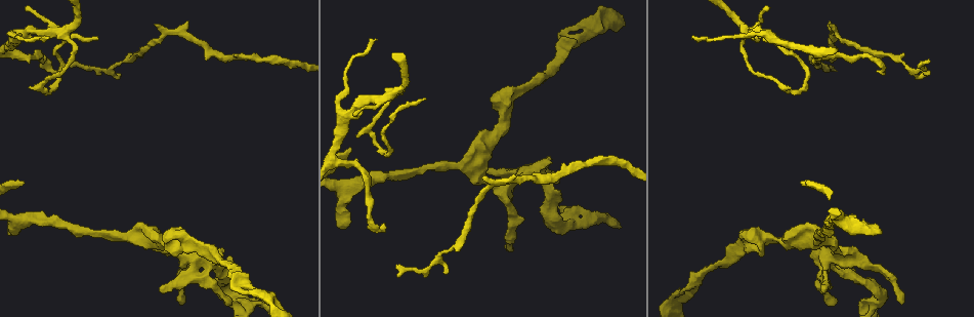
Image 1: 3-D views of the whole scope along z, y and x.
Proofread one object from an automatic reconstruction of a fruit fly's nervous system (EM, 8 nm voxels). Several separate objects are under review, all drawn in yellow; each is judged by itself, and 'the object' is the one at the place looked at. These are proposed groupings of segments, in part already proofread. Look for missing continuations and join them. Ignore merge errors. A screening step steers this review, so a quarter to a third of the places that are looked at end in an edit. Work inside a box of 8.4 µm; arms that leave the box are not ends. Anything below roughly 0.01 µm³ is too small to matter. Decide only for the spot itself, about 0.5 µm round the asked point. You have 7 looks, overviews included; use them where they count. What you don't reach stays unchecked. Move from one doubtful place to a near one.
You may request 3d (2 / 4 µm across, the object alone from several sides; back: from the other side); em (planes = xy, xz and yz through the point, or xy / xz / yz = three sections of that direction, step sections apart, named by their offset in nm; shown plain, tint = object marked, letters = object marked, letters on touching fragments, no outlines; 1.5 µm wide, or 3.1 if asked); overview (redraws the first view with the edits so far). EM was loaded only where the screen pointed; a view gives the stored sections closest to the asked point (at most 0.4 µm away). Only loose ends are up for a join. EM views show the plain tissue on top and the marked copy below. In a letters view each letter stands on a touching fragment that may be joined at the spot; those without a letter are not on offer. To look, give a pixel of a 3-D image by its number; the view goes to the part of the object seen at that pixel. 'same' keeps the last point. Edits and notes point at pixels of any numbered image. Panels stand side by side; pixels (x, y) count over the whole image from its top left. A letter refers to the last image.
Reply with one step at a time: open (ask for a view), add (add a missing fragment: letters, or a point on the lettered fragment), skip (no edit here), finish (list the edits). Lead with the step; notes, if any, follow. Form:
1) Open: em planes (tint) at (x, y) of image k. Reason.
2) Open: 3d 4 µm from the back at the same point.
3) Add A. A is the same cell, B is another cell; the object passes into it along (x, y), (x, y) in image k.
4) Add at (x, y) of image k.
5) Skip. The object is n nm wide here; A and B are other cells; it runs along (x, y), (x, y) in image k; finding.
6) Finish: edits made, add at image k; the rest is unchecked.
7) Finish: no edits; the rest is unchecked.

Open: em xz step 8 (tint) at (558, 193) of image 1. An open end.

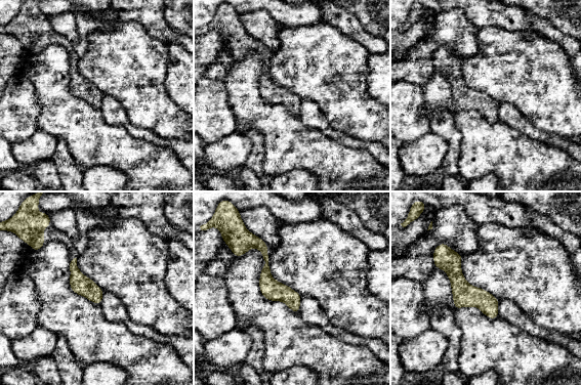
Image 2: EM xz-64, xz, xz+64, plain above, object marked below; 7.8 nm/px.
Open: em planes (letters) at the same point.

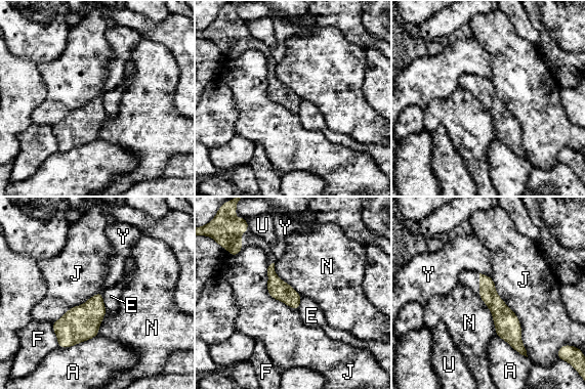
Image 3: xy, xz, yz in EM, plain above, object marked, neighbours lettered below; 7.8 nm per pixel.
Skip. A, E, F, J, N, U and Y are other cells; a border runs along (490, 276), (518, 319), (528, 355) in image 3; none of them fits.

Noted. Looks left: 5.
Open: em planes (tint) at (181, 305) of image 1. Branch stops here.

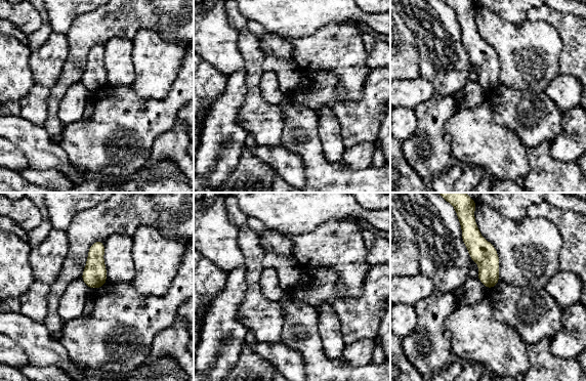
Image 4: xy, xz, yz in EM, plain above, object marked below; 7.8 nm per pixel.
Open: em planes (letters) at the same point.

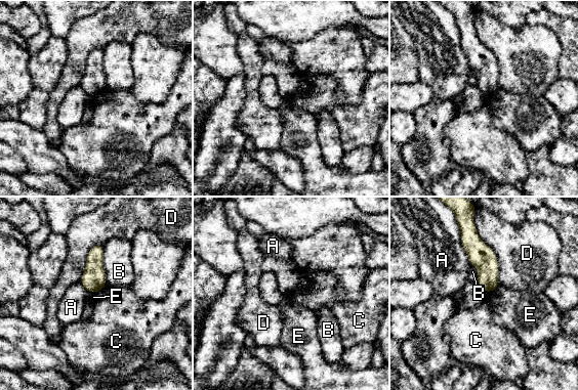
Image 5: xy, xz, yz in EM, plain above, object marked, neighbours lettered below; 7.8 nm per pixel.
Skip. A, B, C, D and E are other cells; a border runs along (498, 284), (488, 293) in image 5; no lettered fragment goes on from it.

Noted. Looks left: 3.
Open: 3d 2 µm at (880, 233) of image 1. Free end.

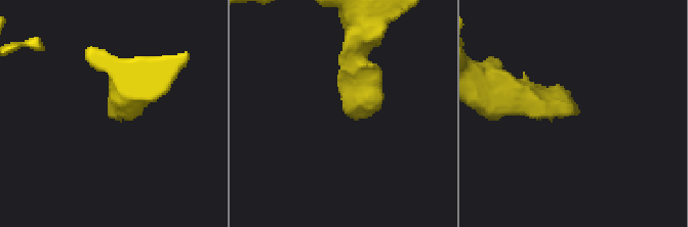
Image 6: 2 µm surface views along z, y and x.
Open: em yz step 8 (letters) at (577, 113) of image 6. Shape alone is not enough.

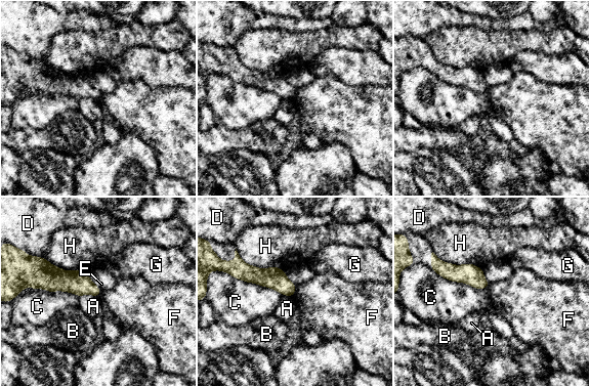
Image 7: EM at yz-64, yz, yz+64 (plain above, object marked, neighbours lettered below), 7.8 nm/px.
Skip. A, B, C, D, E, F, G and H are other cells; a border runs along (99, 295), (81, 295), (79, 297) in image 7; no lettered fragment goes on from it.

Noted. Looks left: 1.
Finish: no edits; the rest is unchecked.

